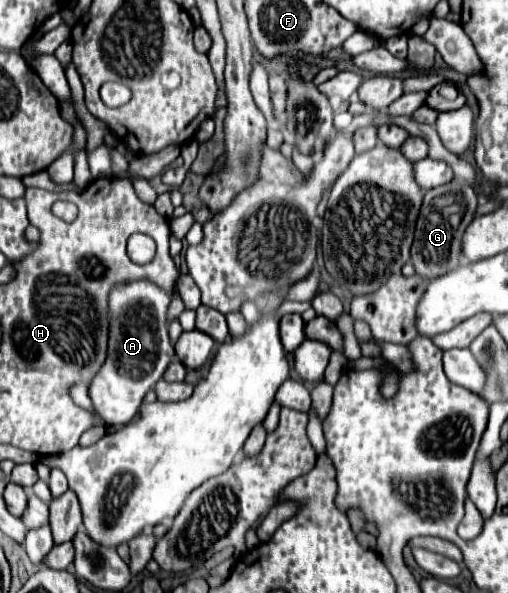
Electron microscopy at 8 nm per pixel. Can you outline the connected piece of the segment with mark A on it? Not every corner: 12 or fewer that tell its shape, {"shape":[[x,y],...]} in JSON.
{"shape":[[113,287],[109,355],[89,383],[107,425],[133,419],[173,345],[169,293]]}

